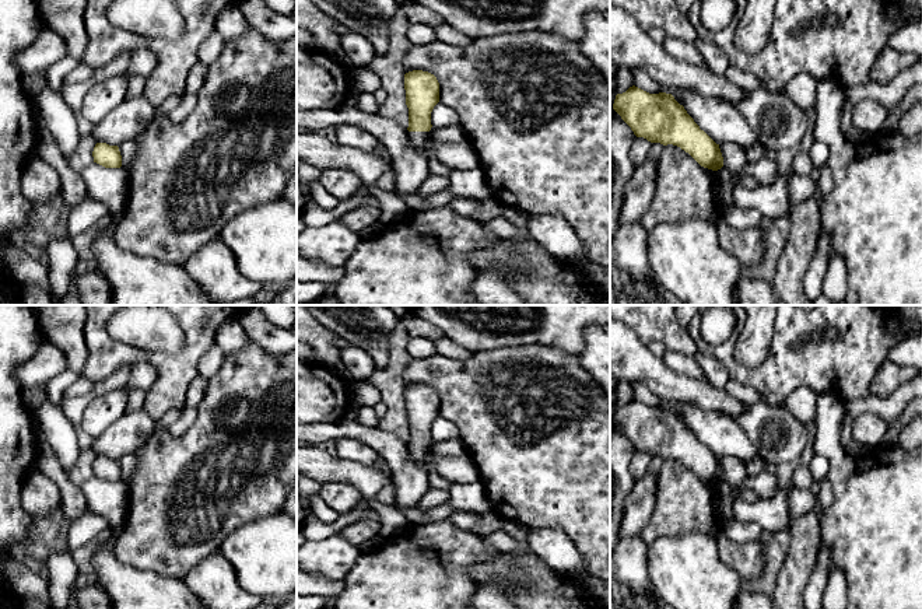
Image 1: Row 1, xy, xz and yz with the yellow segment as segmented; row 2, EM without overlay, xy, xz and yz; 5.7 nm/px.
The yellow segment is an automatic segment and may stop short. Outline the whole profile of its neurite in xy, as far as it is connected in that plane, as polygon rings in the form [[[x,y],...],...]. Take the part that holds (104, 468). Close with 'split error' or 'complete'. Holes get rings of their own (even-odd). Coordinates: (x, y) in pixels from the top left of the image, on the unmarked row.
[[[97,456],[92,465],[94,476],[105,482],[120,482],[122,469],[118,459]]]; complete

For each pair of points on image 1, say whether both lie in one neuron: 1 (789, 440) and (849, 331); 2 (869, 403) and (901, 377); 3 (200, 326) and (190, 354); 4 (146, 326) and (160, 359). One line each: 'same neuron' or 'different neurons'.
1: different neurons
2: different neurons
3: same neuron
4: different neurons

